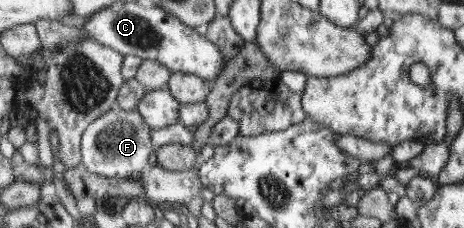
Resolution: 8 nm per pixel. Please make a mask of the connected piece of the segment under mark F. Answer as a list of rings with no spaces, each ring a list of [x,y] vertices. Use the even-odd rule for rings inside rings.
[[[120,106],[99,116],[90,123],[81,136],[81,162],[94,175],[102,174],[109,179],[134,176],[148,165],[148,156],[153,150],[153,130],[137,109],[127,111]]]

